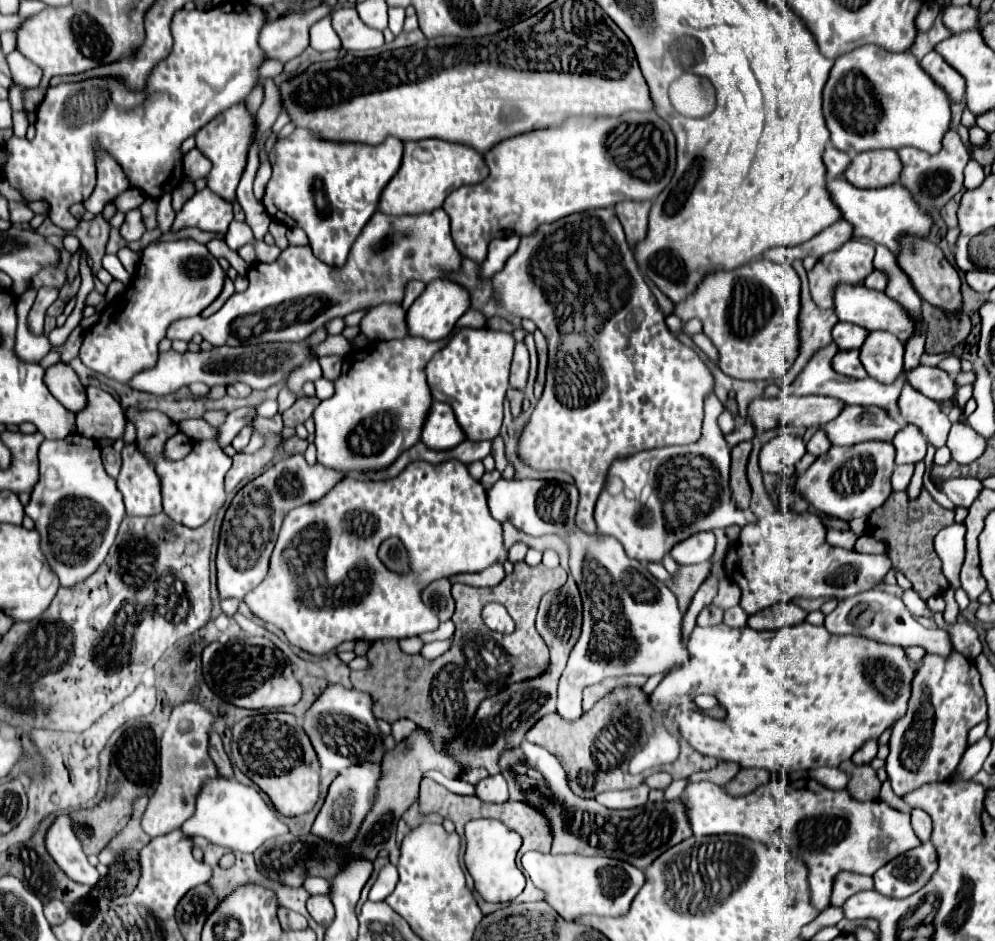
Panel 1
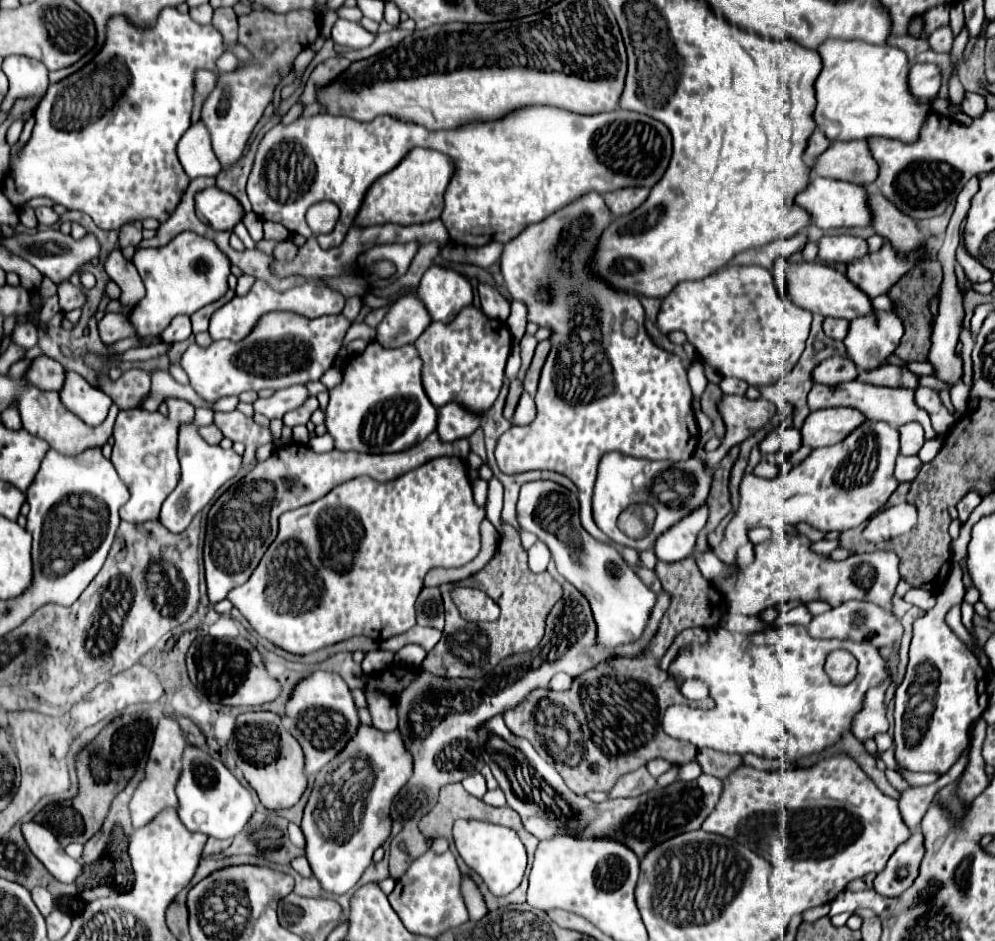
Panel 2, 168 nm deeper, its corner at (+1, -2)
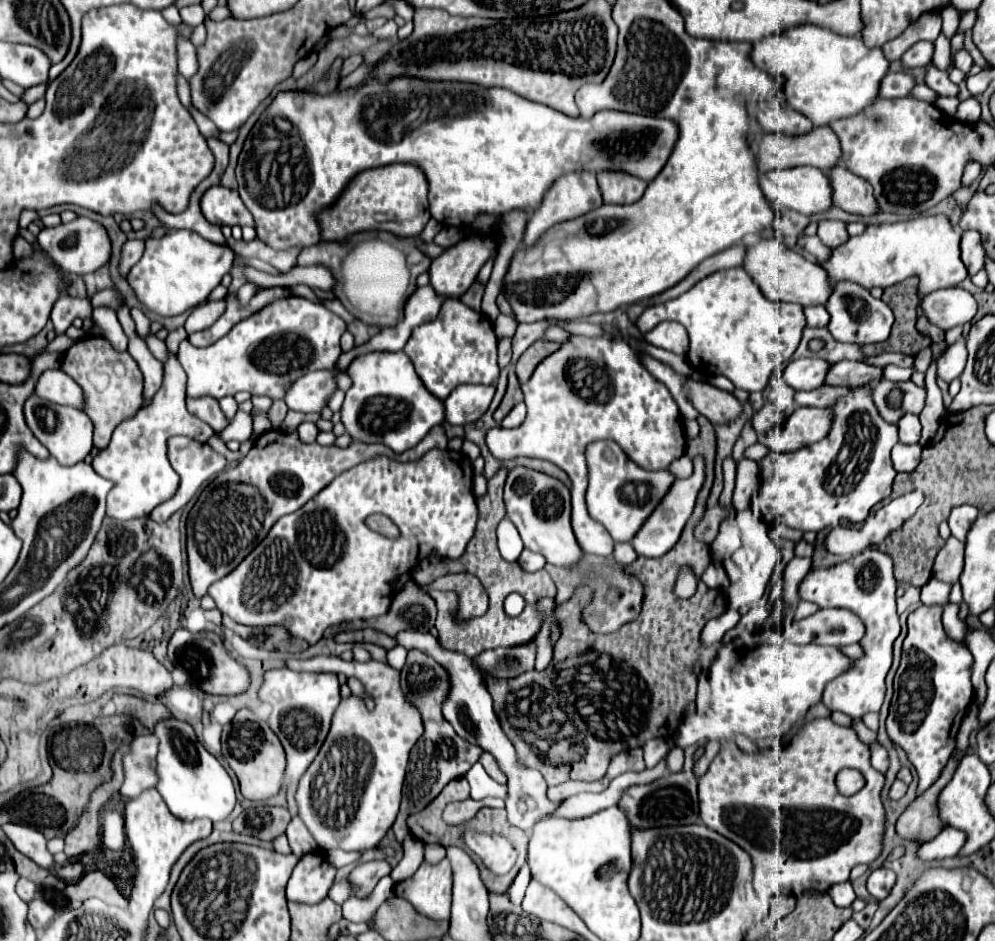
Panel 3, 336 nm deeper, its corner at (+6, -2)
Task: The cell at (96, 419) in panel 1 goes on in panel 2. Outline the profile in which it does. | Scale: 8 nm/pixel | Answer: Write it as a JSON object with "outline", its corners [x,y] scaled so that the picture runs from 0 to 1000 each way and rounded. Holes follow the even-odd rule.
{"outline":[[[67,393],[63,412],[59,414],[59,423],[73,440],[77,440],[89,453],[99,453],[112,434],[112,423],[104,419],[99,412],[91,410],[77,395]]]}

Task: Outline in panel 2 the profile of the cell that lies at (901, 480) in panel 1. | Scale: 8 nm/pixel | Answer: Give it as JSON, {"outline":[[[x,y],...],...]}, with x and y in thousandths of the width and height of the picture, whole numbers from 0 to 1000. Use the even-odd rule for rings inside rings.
{"outline":[[[906,482],[906,485],[902,487],[899,506],[902,506],[904,512],[916,512],[916,510],[924,504],[926,495],[928,495],[928,491],[924,489],[922,482],[920,482],[920,485],[908,485],[908,482]]]}

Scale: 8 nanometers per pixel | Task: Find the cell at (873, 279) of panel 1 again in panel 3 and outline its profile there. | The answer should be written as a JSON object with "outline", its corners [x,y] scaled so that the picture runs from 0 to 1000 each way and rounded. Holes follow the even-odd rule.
{"outline":[[[925,230],[911,236],[901,238],[884,238],[872,240],[866,251],[854,253],[850,259],[836,266],[836,272],[828,278],[828,285],[836,298],[846,300],[862,300],[862,304],[876,306],[892,306],[896,298],[911,298],[913,293],[923,291],[925,295],[924,322],[922,325],[921,348],[925,355],[931,355],[937,366],[949,363],[949,351],[939,346],[929,329],[927,319],[939,308],[959,306],[971,293],[971,283],[965,278],[965,244],[961,244],[951,230]]]}

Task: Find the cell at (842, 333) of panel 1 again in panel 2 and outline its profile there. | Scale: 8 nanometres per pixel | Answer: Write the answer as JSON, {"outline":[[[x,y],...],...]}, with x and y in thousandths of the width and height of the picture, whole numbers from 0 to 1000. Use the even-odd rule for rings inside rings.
{"outline":[[[829,338],[827,340],[829,355],[839,361],[847,361],[847,355],[851,355],[851,346],[853,346],[853,342],[847,338]]]}

